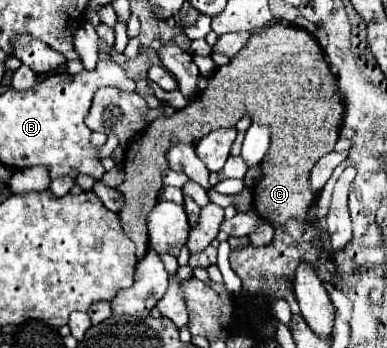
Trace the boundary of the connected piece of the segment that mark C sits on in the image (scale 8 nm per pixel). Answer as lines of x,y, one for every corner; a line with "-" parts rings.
274,24
262,34
252,34
250,42
232,58
230,64
220,66
210,78
206,90
198,92
194,100
188,102
186,108
174,112
172,116
158,116
146,132
140,136
138,142
132,142
126,148
124,156
124,182
116,186
116,190
124,196
126,204
118,212
124,224
124,232
128,238
136,244
136,256
138,260
144,258
148,250
148,214
158,204
158,196
162,192
162,174
170,168
166,160
168,148
176,144
198,144
208,132
218,128
234,128
236,122
244,116
250,116
254,124
266,124
270,126
270,152
266,152
264,160
260,162
262,178
254,184
252,196
254,196
254,208
260,218
266,222
280,222
284,224
290,218
306,220
306,214
316,200
316,194
310,188
310,170
312,166
328,152
334,150
334,144
340,134
342,116
344,116
344,102
338,98
338,82
336,76
330,72
330,66
326,62
324,50
320,48
318,40
312,38
304,28
298,26
284,26

